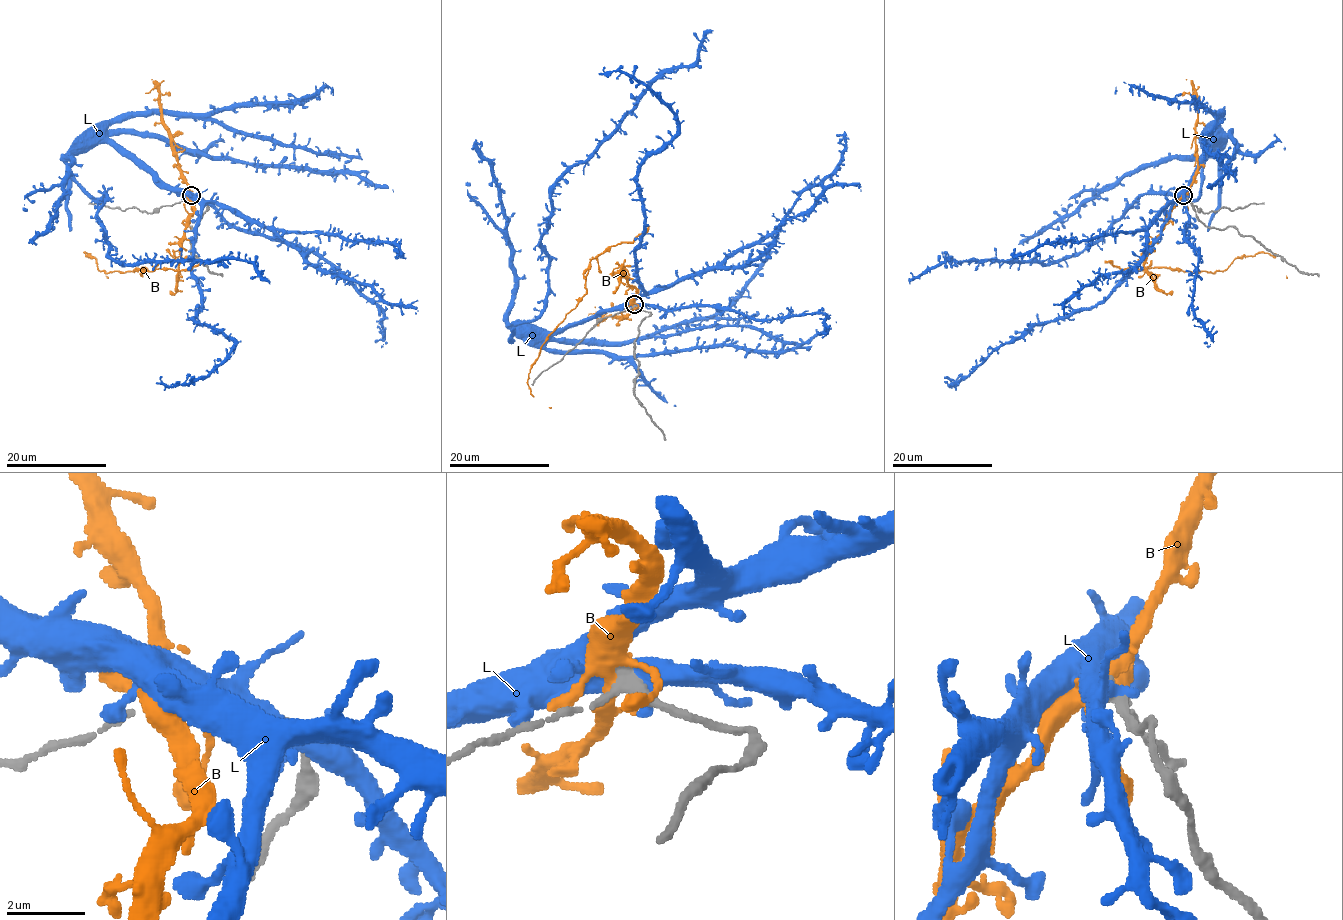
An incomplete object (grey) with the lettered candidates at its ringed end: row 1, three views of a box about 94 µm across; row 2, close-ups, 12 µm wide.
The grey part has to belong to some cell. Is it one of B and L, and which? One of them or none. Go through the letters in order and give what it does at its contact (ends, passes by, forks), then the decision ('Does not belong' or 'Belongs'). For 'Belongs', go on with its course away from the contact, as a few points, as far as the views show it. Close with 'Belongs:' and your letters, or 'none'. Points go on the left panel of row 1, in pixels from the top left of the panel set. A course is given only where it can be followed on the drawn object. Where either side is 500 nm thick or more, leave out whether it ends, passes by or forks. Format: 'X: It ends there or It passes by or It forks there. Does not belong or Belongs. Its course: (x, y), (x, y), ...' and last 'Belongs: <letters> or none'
B: It forks there. Does not belong
L: Does not belong
Belongs: none

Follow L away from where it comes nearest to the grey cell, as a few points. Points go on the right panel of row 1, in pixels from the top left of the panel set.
L: (1185, 195), (1211, 143), (1196, 199), (1141, 195), (1096, 240), (1045, 264), (950, 259), (924, 270), (910, 284)

